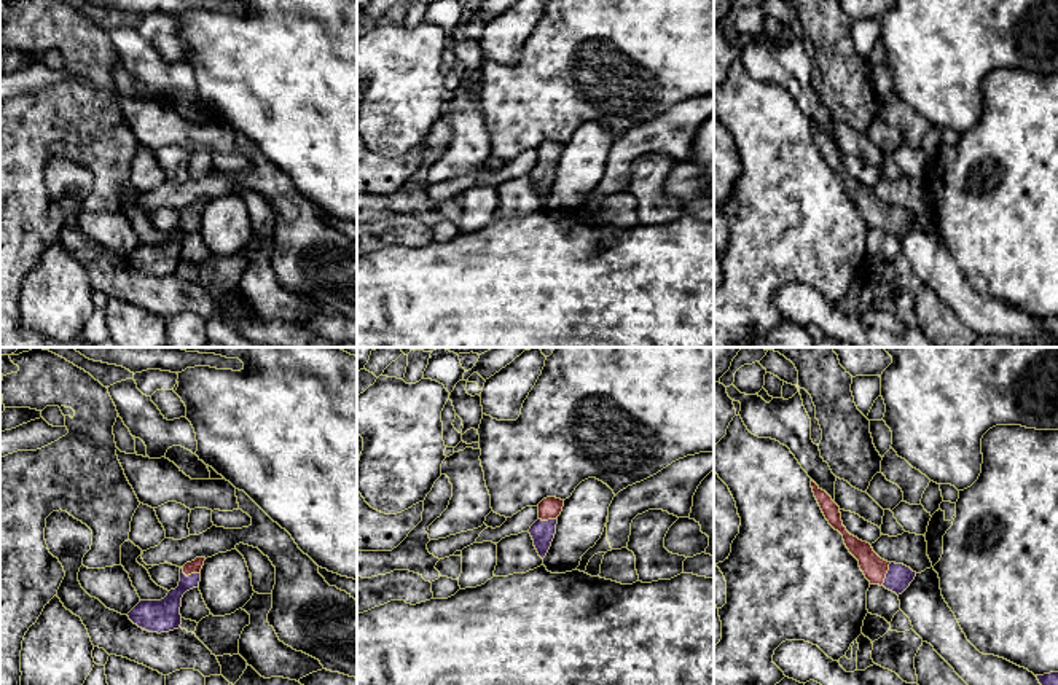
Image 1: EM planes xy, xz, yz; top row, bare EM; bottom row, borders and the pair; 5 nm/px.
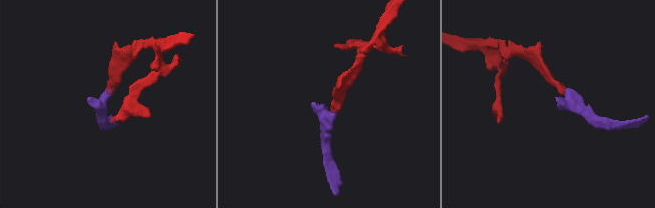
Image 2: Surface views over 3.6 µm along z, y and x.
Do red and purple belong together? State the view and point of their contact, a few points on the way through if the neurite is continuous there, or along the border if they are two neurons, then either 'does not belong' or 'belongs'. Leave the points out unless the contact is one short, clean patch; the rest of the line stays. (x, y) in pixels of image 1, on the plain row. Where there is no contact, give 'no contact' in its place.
meets red in yz at (886, 215); runs through yz (873, 211), (886, 215), (899, 220); belongs

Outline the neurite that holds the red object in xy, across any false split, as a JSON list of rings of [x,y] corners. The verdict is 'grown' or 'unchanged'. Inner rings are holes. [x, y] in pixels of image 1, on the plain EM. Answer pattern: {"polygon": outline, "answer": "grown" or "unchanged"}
{"polygon": [[[196,201],[180,210],[180,225],[161,244],[140,244],[129,256],[129,263],[148,276],[169,276],[182,268],[182,241],[186,234],[198,231],[201,225],[201,212],[206,201]]], "answer": "grown"}

